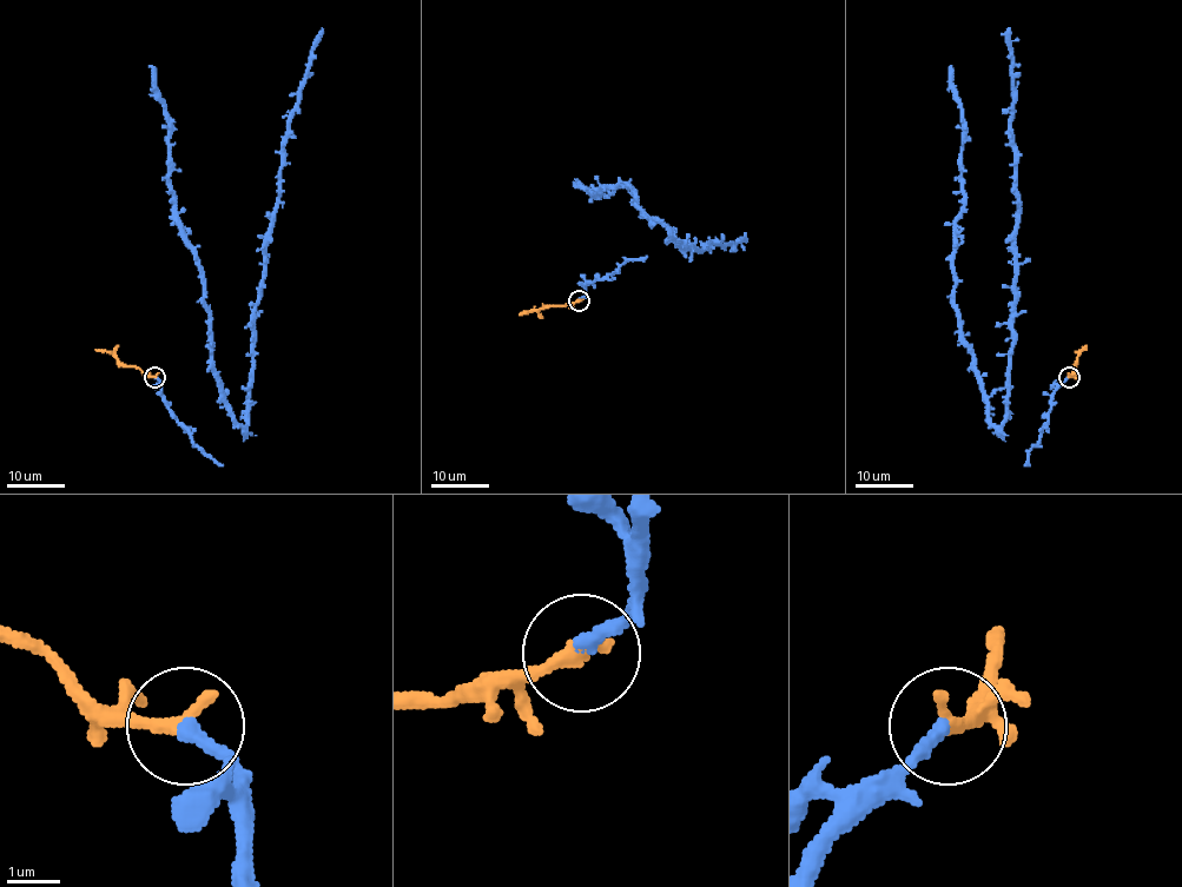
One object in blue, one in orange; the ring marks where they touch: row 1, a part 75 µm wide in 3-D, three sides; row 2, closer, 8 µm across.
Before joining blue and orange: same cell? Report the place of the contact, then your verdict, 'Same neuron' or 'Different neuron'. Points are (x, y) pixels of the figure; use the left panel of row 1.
Place: (154, 377). Same neuron

